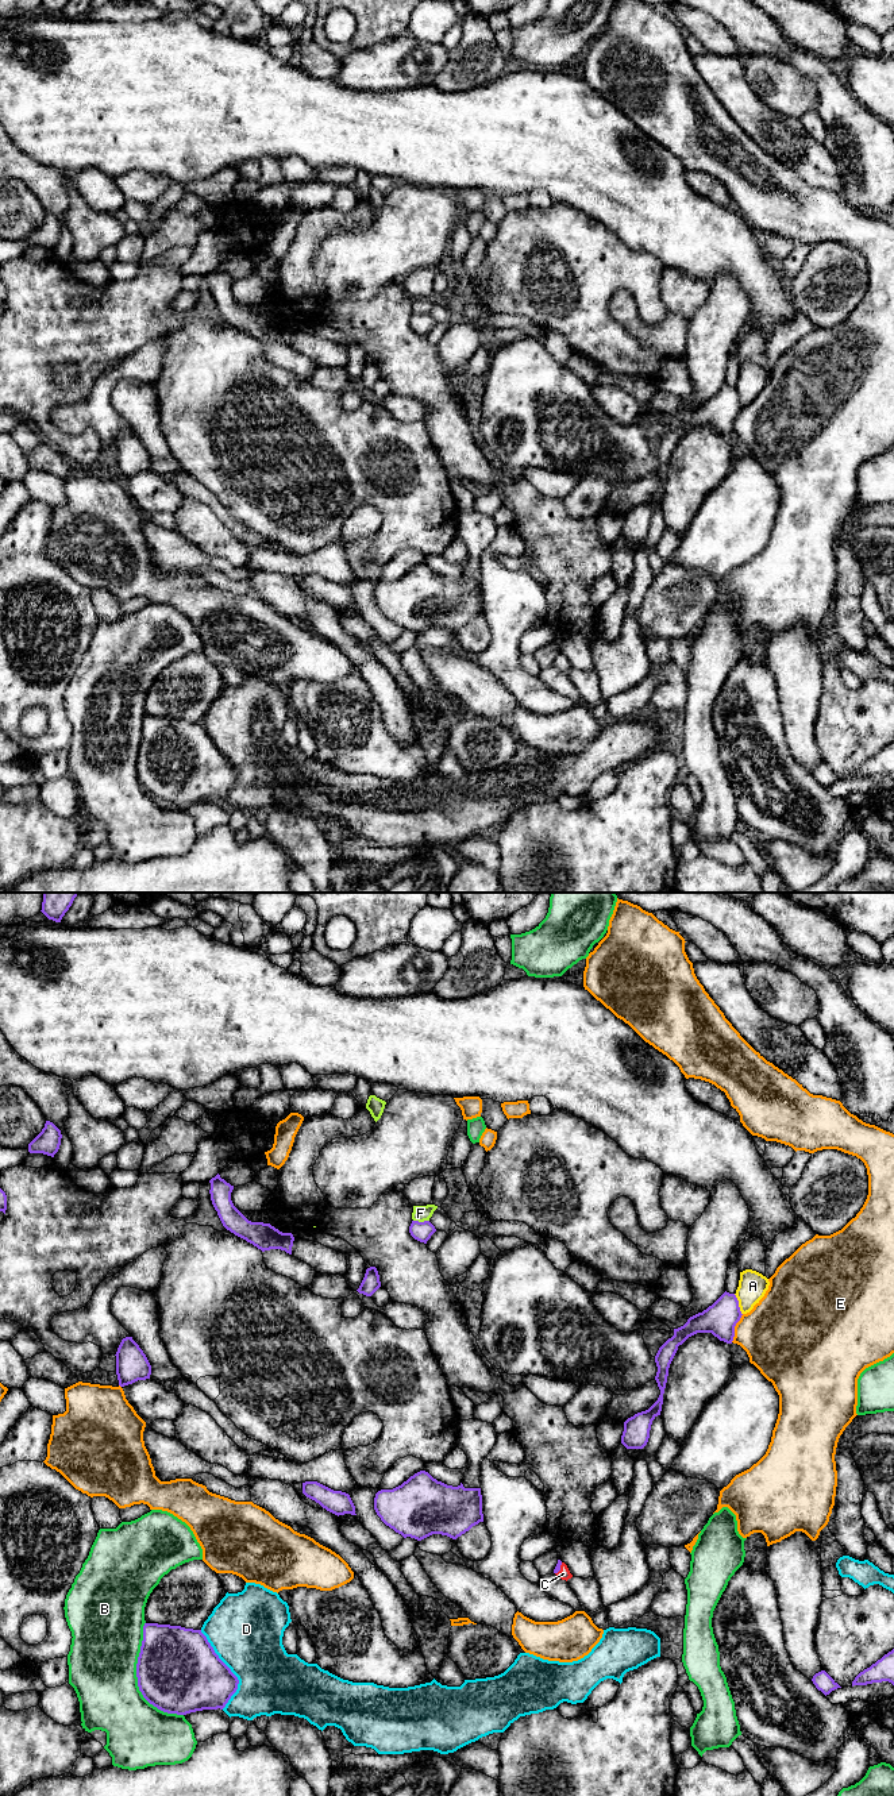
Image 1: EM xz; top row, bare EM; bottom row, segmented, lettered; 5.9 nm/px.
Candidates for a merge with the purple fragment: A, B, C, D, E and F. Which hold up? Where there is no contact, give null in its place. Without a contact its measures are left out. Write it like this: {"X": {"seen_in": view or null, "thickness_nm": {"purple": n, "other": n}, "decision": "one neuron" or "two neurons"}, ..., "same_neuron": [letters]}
{"A": {"seen_in": "xz", "thickness_nm": {"purple": 200, "other": 170}, "decision": "two neurons"}, "B": {"seen_in": "xz", "thickness_nm": {"purple": 500, "other": 400}, "decision": "two neurons"}, "C": {"seen_in": "xz", "thickness_nm": {"purple": 40, "other": 70}, "decision": "one neuron"}, "D": {"seen_in": "xz", "thickness_nm": {"purple": 420, "other": 440}, "decision": "two neurons"}, "E": {"seen_in": "xz", "thickness_nm": {"purple": 200, "other": 400}, "decision": "two neurons"}, "F": {"seen_in": "xz", "thickness_nm": {"purple": 120, "other": 100}, "decision": "two neurons"}, "same_neuron": ["C"]}

